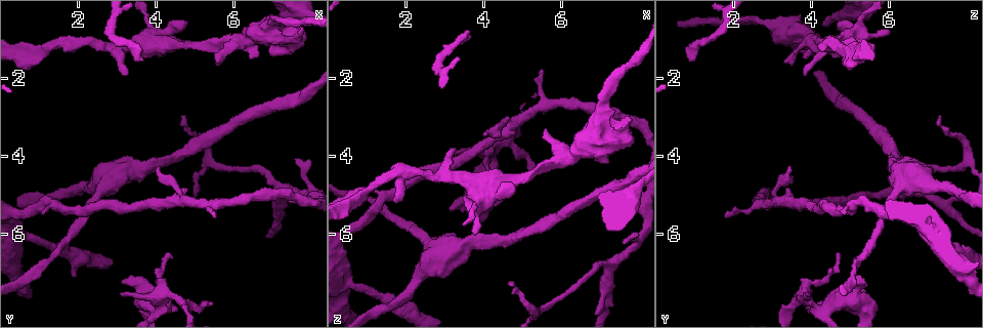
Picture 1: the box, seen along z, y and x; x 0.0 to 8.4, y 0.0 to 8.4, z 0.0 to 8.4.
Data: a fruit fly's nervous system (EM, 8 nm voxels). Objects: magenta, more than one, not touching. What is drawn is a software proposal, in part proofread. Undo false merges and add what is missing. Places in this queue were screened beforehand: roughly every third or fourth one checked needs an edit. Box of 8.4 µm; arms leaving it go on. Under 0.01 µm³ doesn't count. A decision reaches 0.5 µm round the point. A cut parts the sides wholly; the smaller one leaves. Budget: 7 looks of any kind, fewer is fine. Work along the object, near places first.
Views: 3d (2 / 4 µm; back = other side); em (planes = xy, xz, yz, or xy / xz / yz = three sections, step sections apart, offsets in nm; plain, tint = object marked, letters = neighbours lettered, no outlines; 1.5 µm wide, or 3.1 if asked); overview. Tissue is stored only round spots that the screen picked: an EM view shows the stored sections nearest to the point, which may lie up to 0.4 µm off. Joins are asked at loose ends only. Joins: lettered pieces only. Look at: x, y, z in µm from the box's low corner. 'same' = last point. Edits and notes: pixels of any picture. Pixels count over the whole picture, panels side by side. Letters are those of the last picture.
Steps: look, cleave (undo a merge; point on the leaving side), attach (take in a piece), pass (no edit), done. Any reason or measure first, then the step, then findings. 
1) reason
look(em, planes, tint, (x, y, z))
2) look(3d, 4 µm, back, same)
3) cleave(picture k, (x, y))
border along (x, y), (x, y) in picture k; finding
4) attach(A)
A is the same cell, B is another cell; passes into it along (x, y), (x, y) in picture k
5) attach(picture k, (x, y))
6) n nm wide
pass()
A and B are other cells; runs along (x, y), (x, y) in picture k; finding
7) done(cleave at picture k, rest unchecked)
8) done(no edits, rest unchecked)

calibre changes
look(3d, 2 µm, (3.75, 0.95, 5.45))

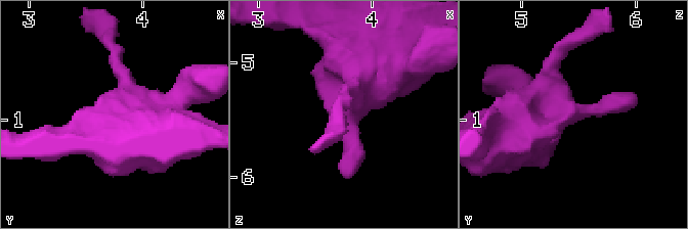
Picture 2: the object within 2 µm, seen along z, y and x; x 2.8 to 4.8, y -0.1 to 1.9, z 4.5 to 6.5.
look(em, xy, step 8, tint, (3.84, 0.94, 5.40))

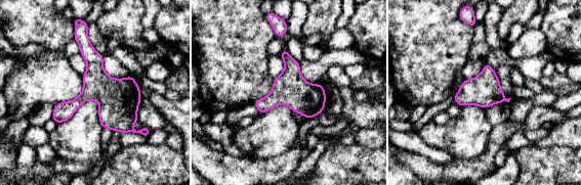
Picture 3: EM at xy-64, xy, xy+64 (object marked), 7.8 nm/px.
another direction
look(em, planes, letters, same)

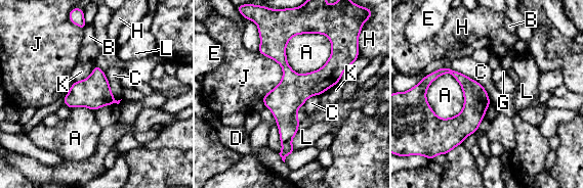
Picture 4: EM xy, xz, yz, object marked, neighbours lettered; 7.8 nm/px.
pass()
A, B, C, D, E, G, H, J, K and L are other cells; border along (329, 38), (319, 68), (289, 66) in picture 4; continuous, no second neuron

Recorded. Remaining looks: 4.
an open end
look(em, xy, step 8, tint, (4.35, 6.50, 4.70))

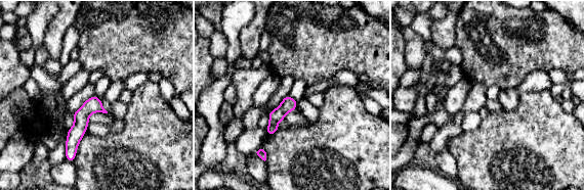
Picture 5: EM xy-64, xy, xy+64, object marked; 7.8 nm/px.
cut it another way
look(em, planes, letters, same)

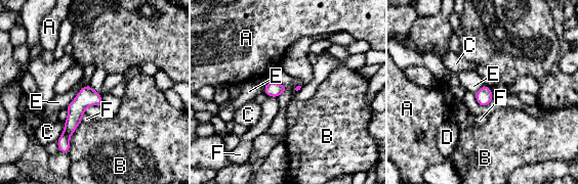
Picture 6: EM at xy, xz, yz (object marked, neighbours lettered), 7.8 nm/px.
110 nm wide
pass()
A, B, C, D, E and F are other cells; border along (87, 84), (66, 107) in picture 6; none of them fits

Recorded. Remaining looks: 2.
done(no edits, rest unchecked)

